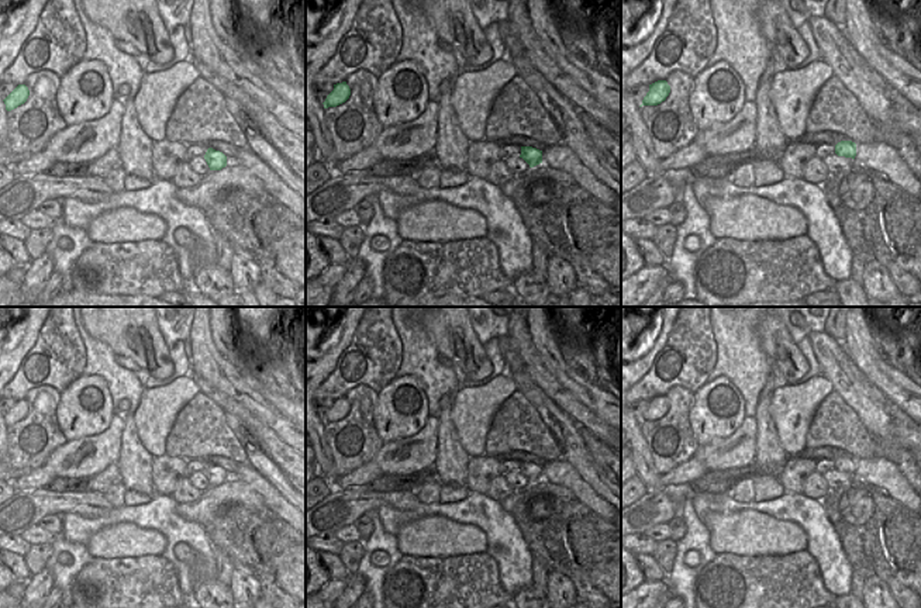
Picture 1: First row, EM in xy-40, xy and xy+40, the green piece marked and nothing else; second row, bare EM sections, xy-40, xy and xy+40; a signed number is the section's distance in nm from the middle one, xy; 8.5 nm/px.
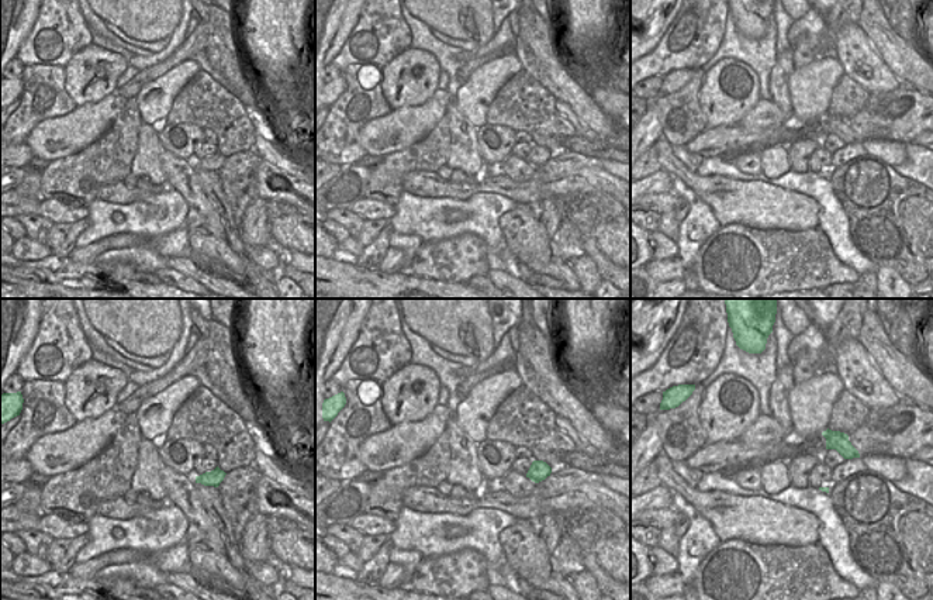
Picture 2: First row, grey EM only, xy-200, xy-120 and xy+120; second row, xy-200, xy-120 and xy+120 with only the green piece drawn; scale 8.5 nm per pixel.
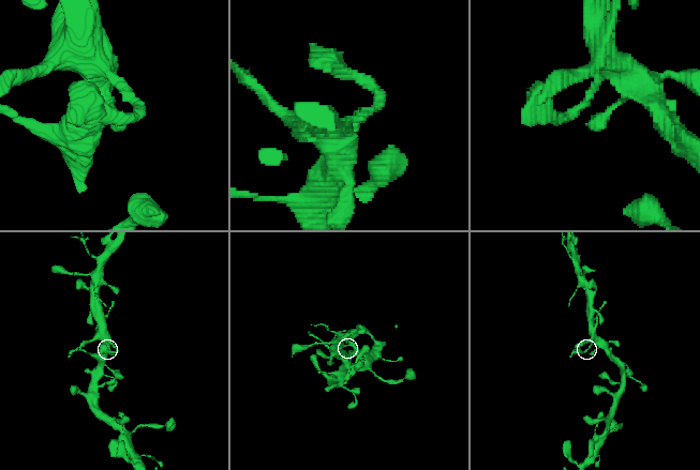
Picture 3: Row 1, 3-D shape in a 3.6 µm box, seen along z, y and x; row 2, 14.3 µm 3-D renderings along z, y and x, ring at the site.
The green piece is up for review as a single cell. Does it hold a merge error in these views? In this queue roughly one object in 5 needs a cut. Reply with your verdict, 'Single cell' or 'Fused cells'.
Single cell.

